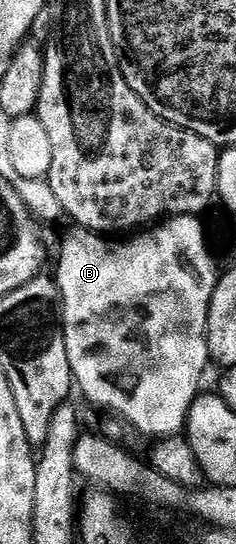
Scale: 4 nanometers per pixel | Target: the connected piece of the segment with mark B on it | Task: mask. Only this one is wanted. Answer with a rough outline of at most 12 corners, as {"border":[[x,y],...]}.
{"border":[[197,216],[74,227],[56,280],[77,388],[174,433],[218,269]]}

